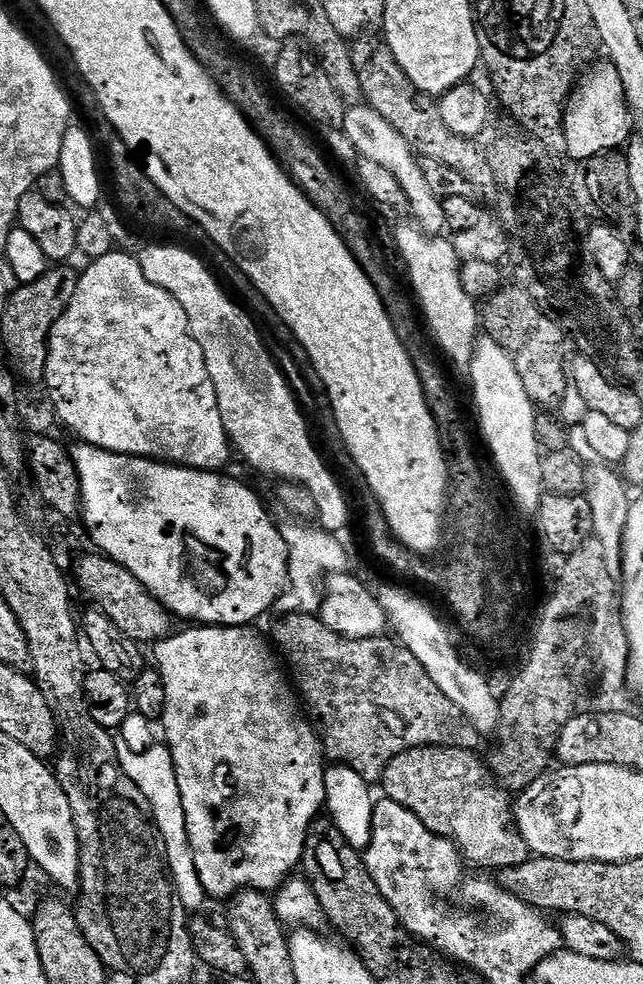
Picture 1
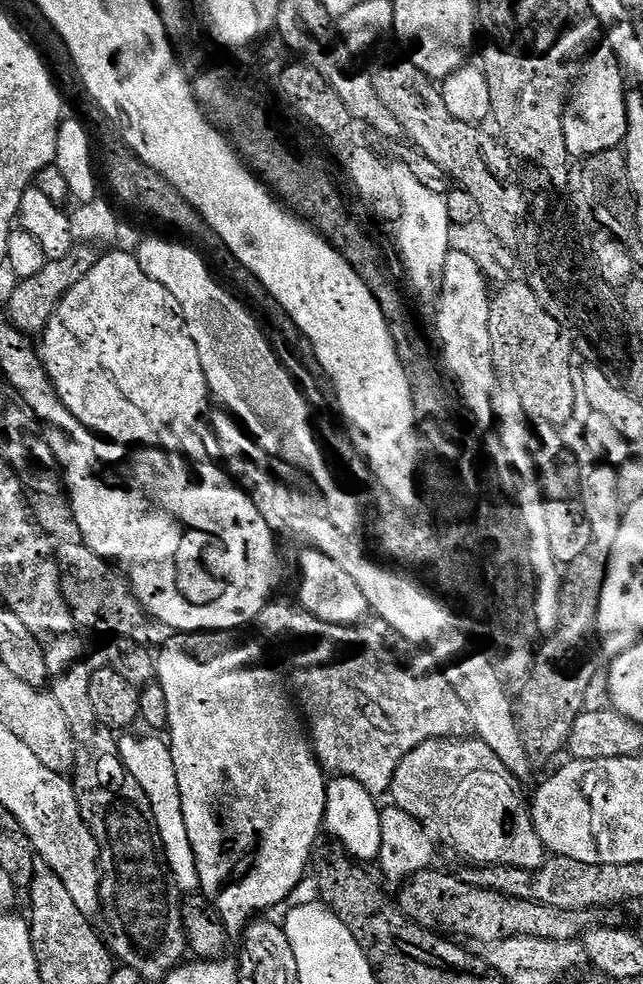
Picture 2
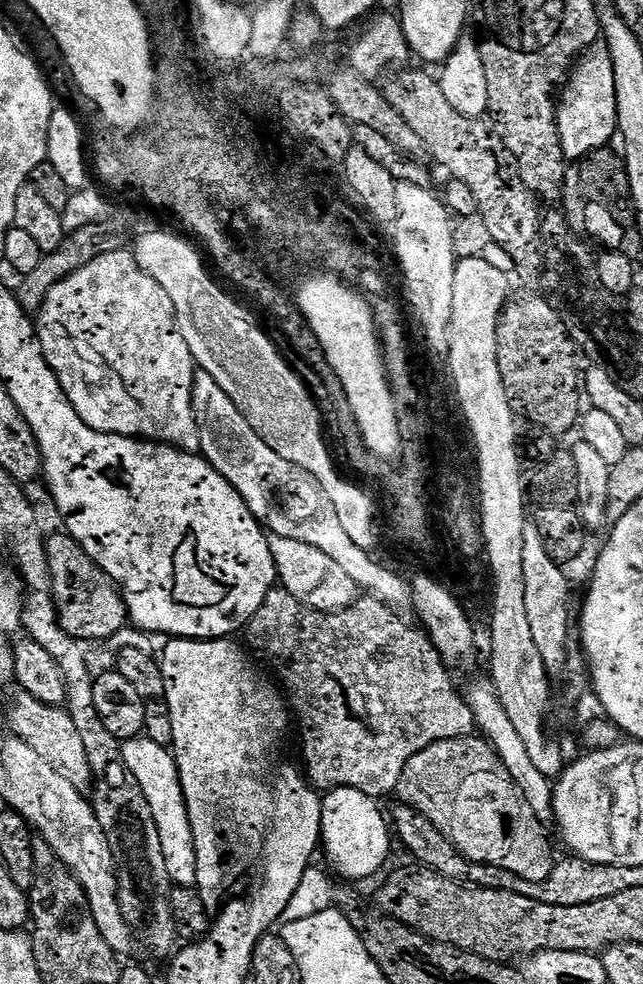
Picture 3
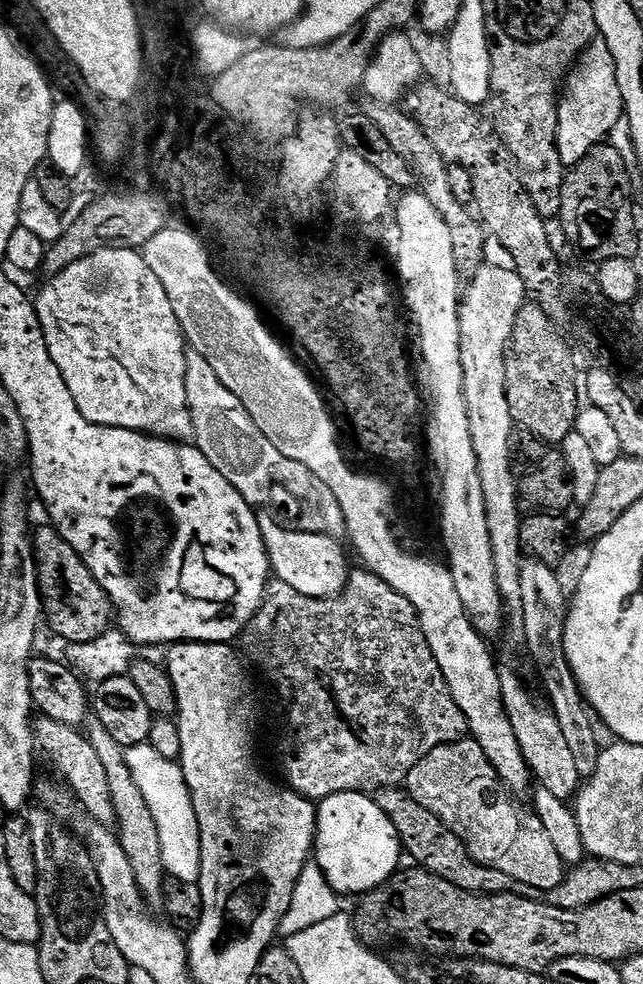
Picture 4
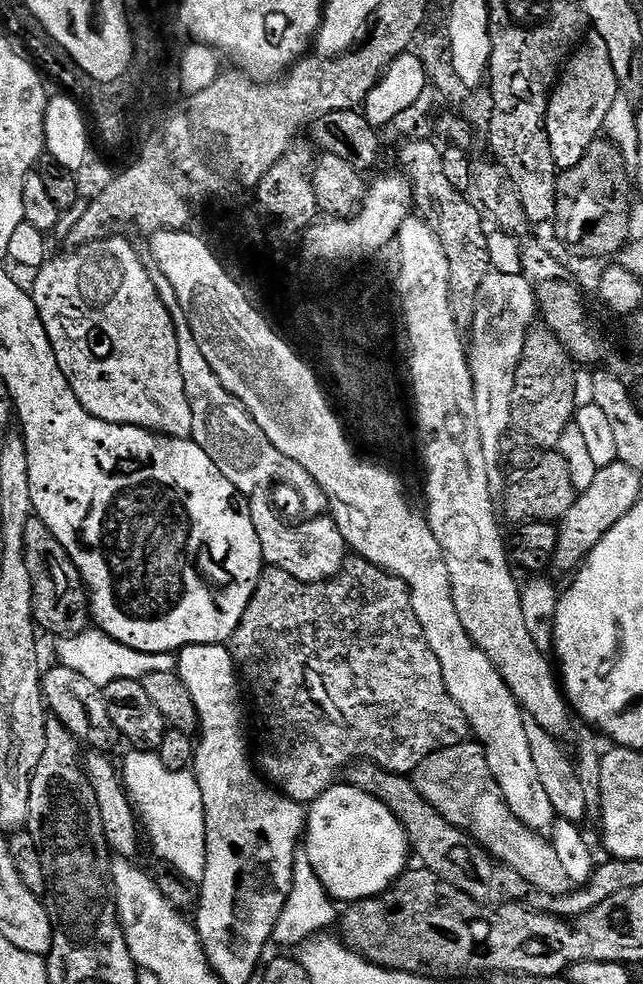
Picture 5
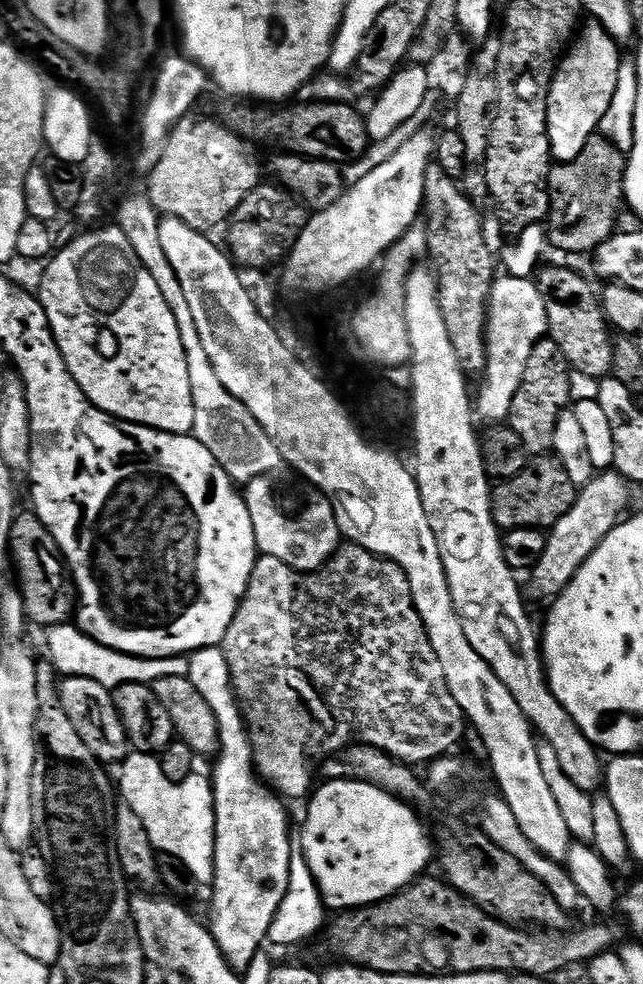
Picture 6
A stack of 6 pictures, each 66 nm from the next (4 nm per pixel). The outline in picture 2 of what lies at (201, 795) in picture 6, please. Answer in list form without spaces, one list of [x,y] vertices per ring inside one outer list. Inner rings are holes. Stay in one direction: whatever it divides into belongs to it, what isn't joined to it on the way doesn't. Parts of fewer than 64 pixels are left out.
[[[152,738],[156,740],[125,740],[119,741],[120,761],[124,764],[124,769],[128,772],[133,780],[138,782],[138,786],[142,786],[142,790],[146,794],[146,798],[150,802],[150,806],[154,810],[154,822],[158,826],[158,834],[160,841],[164,847],[164,854],[168,861],[170,875],[177,885],[181,884],[185,889],[185,893],[192,894],[197,891],[198,877],[196,875],[196,859],[192,857],[192,847],[190,846],[190,834],[186,834],[186,822],[182,818],[182,798],[178,794],[178,778],[174,770],[174,762],[172,761],[172,749],[167,743],[160,738]]]

